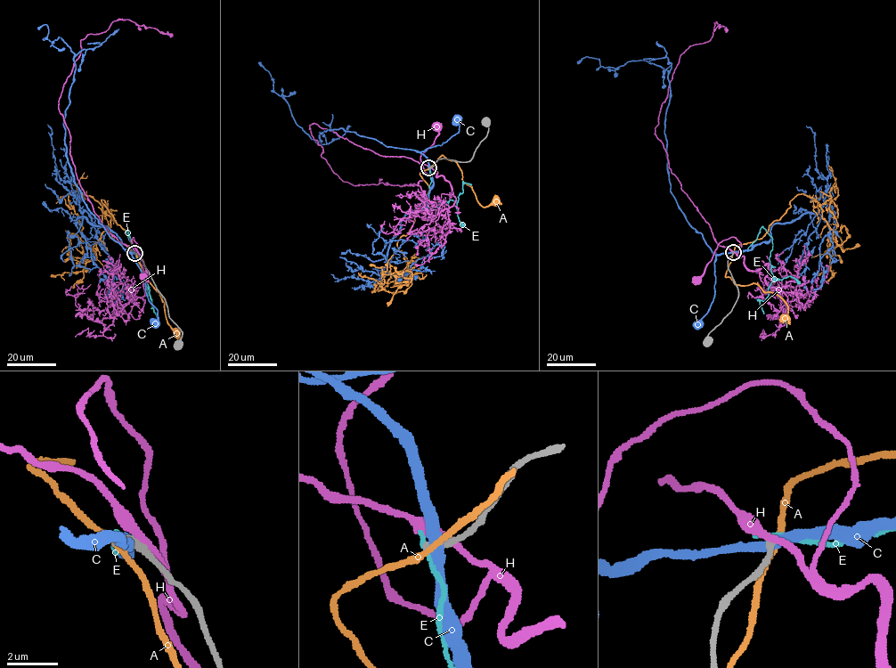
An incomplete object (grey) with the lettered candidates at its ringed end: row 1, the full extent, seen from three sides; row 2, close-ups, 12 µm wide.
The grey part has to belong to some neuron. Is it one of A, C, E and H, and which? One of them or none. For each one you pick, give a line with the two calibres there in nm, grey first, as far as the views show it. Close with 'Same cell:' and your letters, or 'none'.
Same cell: none

